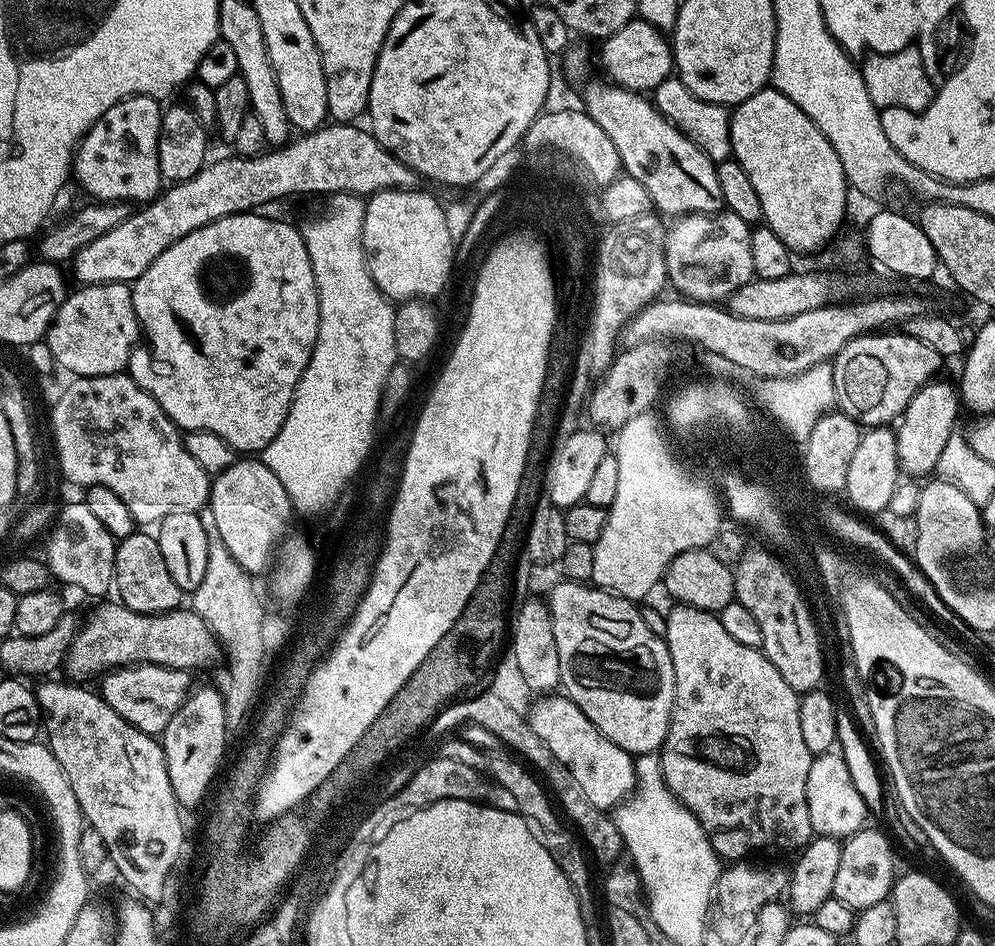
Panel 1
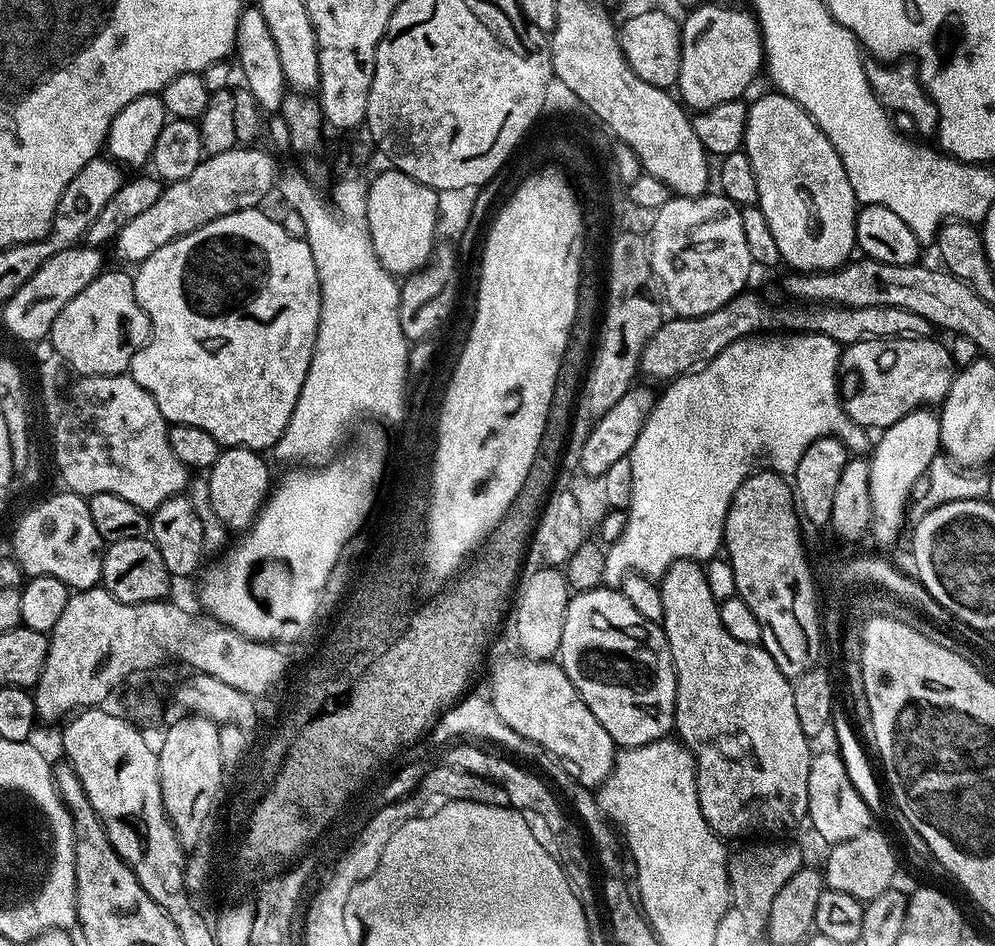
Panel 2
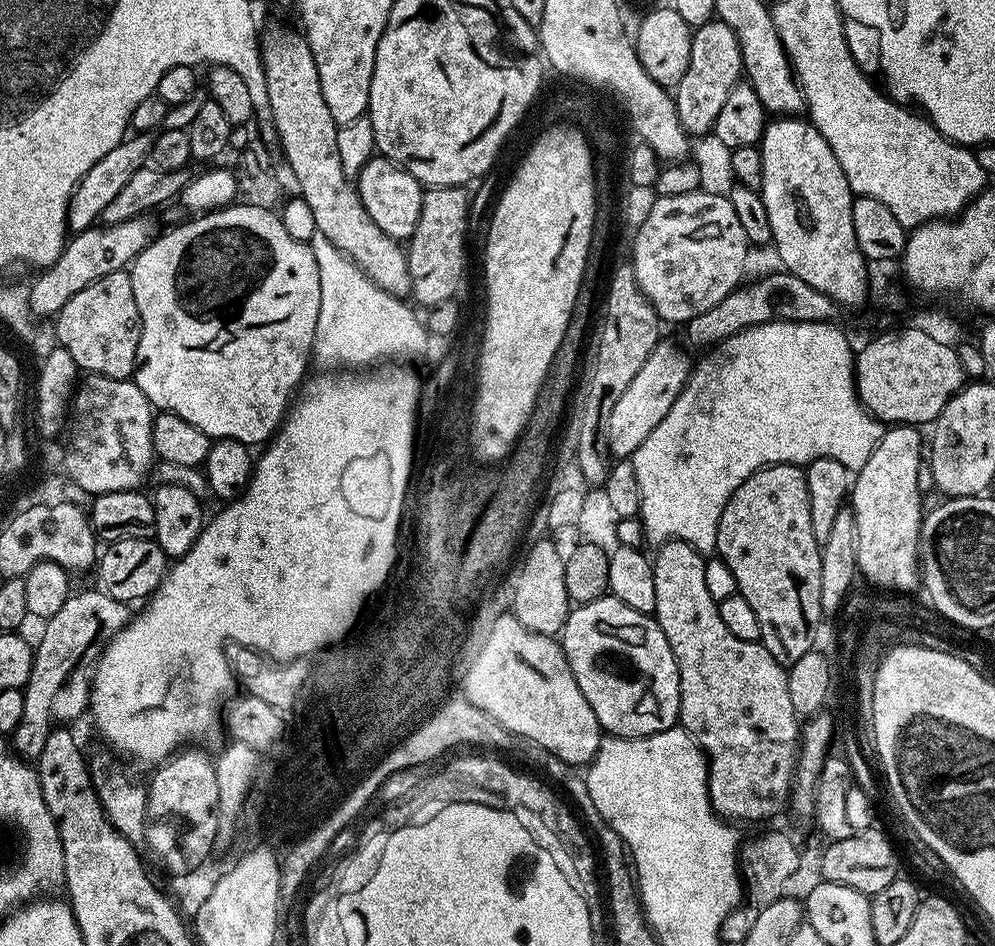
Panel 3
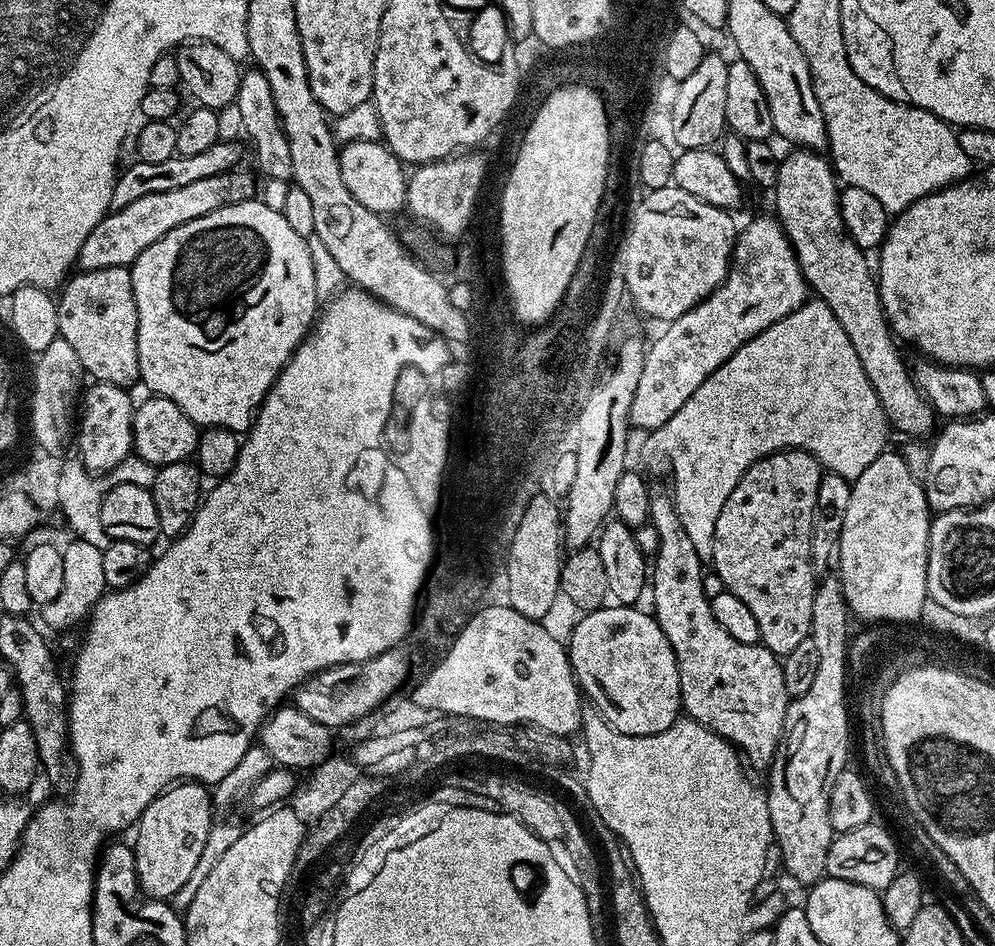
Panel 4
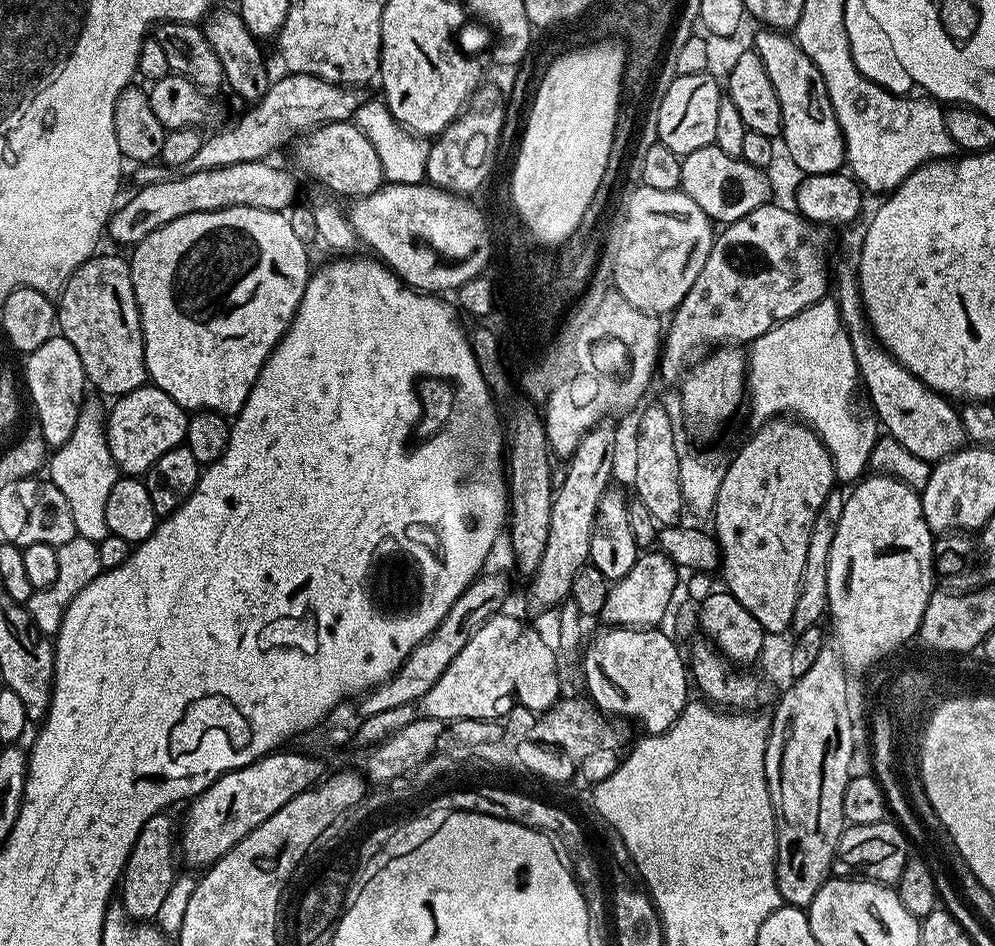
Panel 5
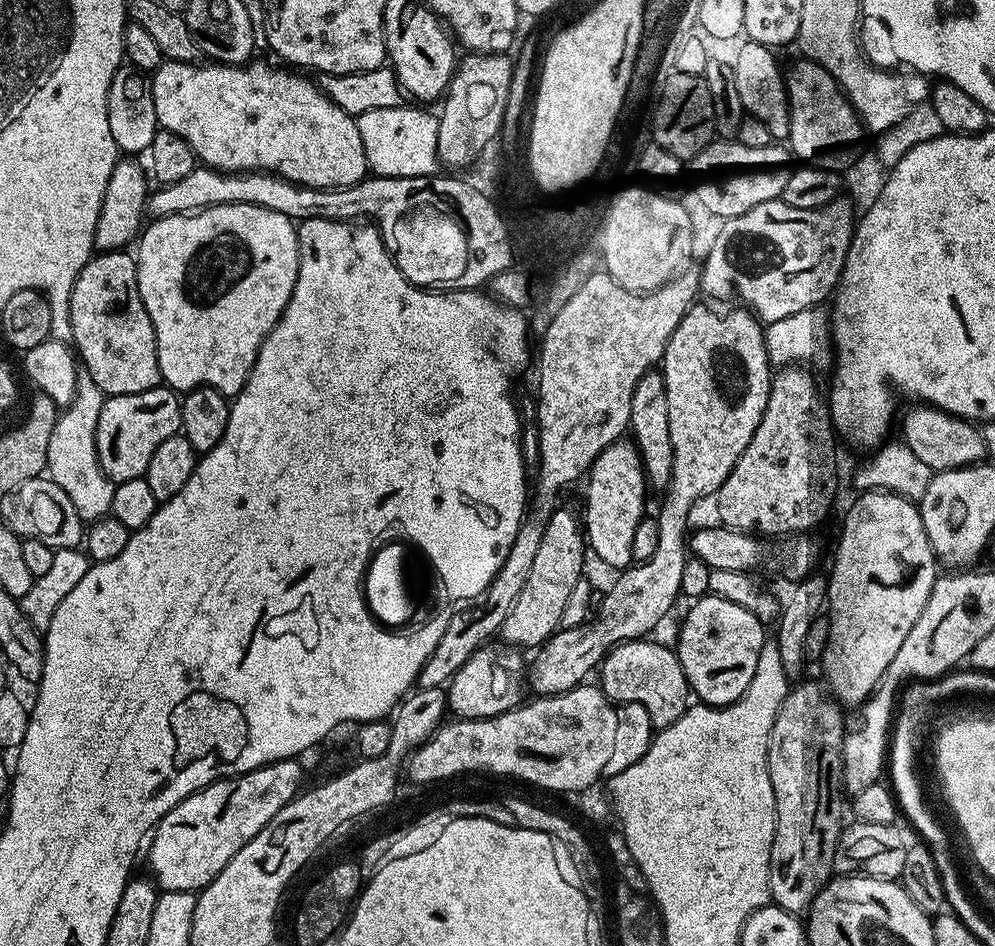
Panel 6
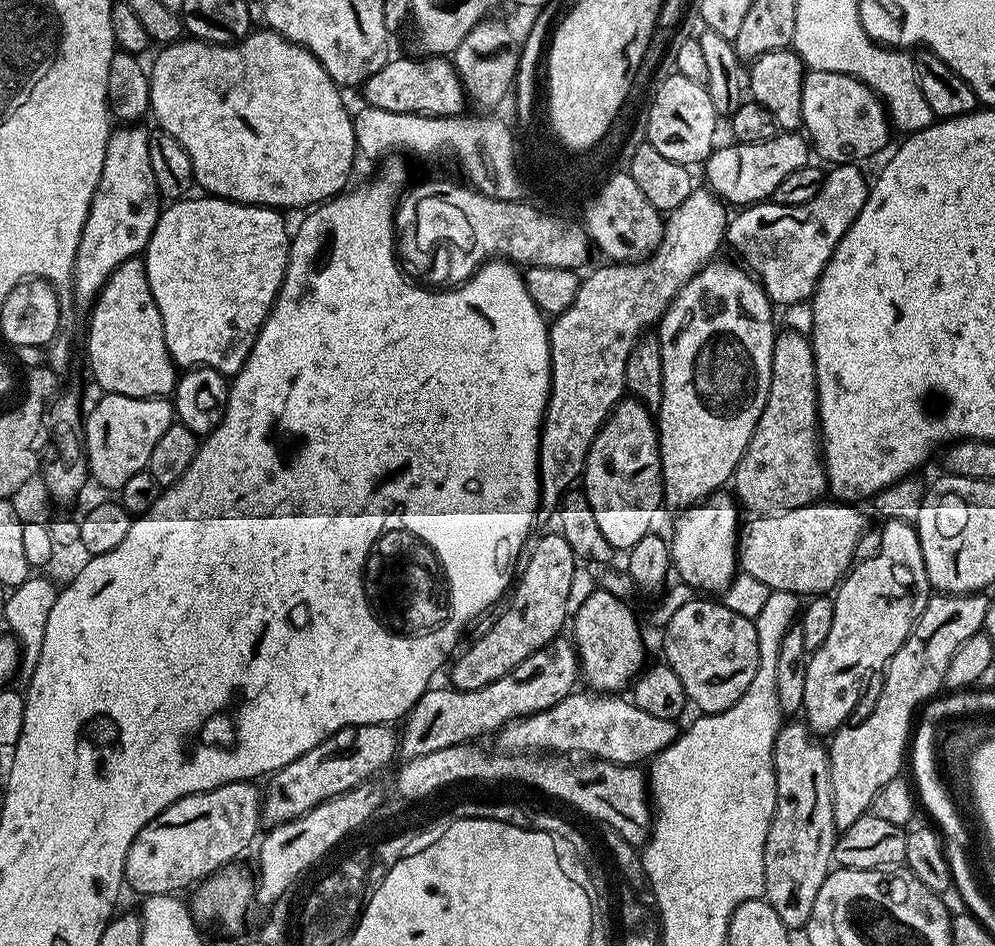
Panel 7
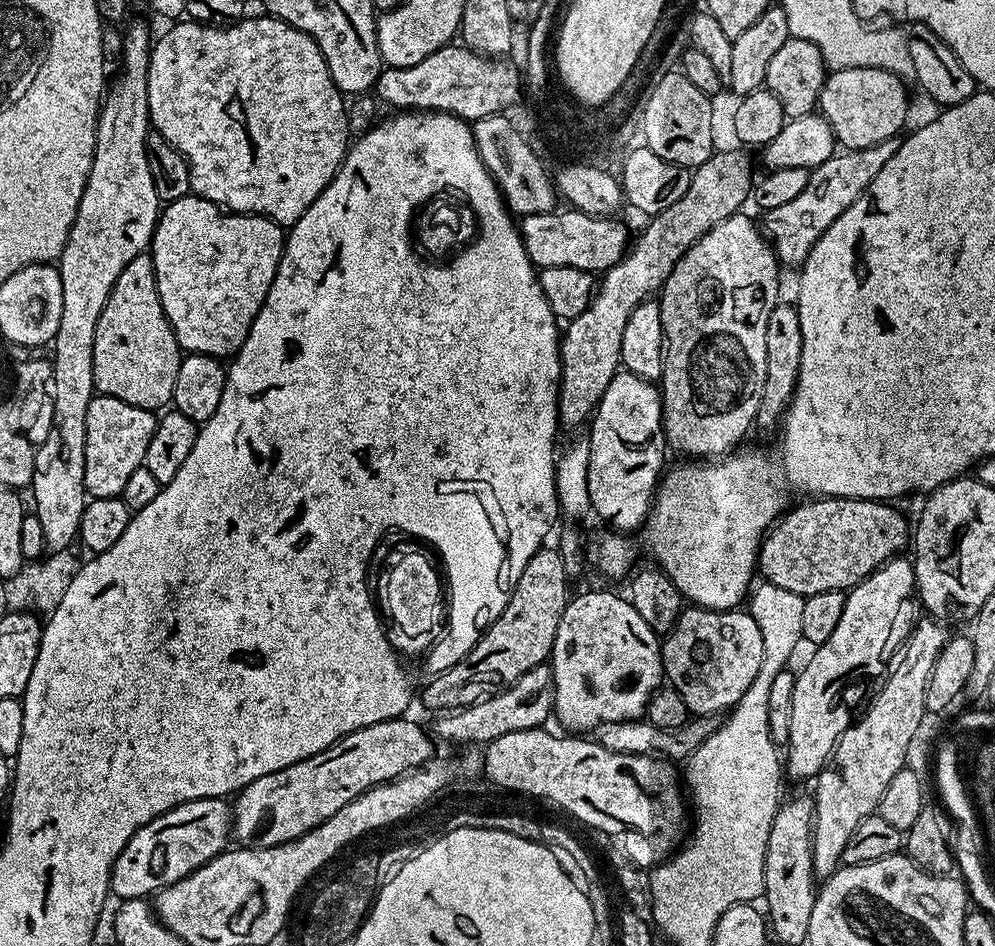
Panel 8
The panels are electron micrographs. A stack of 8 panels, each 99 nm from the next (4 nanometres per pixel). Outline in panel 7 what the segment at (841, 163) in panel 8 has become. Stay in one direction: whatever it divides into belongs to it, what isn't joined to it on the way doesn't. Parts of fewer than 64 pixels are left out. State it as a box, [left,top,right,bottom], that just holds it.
[727,166,870,305]

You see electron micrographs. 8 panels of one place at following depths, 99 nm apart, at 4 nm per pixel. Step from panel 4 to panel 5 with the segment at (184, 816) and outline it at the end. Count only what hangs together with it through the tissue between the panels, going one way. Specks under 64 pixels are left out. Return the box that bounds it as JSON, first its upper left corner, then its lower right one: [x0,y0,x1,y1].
[118,814,178,922]

